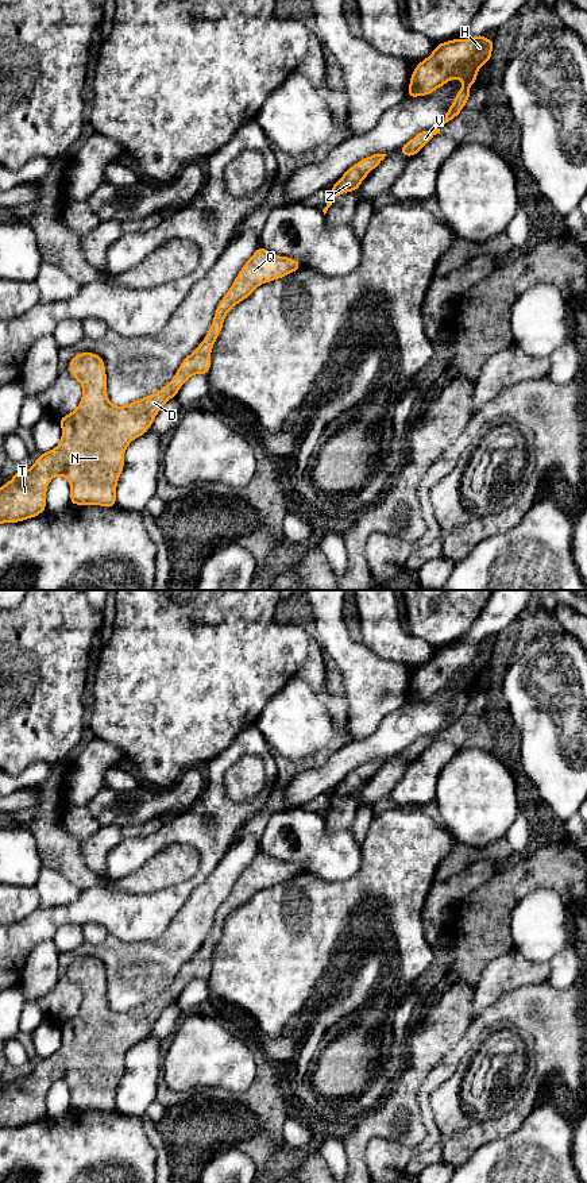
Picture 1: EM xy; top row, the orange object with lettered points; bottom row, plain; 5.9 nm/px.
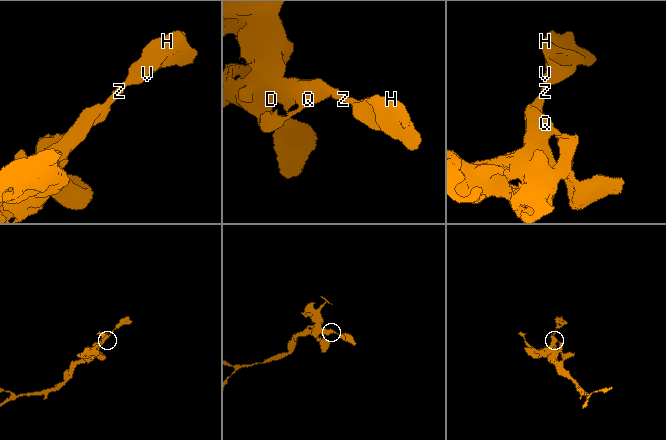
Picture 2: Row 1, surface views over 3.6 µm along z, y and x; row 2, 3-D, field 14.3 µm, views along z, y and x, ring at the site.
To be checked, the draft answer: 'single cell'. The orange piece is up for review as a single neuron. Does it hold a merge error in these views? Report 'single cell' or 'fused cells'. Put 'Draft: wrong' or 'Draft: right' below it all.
single cell
Draft: right

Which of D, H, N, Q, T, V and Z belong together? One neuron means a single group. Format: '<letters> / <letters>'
D H N Q T V Z

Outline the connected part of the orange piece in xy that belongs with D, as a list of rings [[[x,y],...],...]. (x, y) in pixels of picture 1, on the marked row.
[[[259,246],[219,303],[209,332],[182,361],[173,379],[159,392],[128,405],[115,406],[109,402],[105,363],[100,355],[74,355],[69,370],[84,389],[81,404],[59,417],[59,444],[42,452],[30,470],[20,469],[0,488],[0,524],[19,523],[43,513],[47,486],[57,475],[63,475],[70,483],[70,504],[116,506],[116,486],[124,469],[125,448],[150,429],[165,402],[175,397],[193,374],[208,375],[211,352],[227,313],[259,285],[286,277],[300,267],[298,261]]]

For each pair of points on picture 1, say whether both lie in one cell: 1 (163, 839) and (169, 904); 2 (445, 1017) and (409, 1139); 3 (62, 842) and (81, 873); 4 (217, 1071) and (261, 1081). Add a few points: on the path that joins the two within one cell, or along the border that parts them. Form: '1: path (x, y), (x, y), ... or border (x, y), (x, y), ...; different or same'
1: path (188, 836), (205, 850), (205, 870), (193, 882); same
2: path (427, 1047), (409, 1082), (409, 1109); same
3: path (62, 850), (62, 854), (73, 864); same
4: border (259, 1056), (257, 1074), (251, 1083); different

